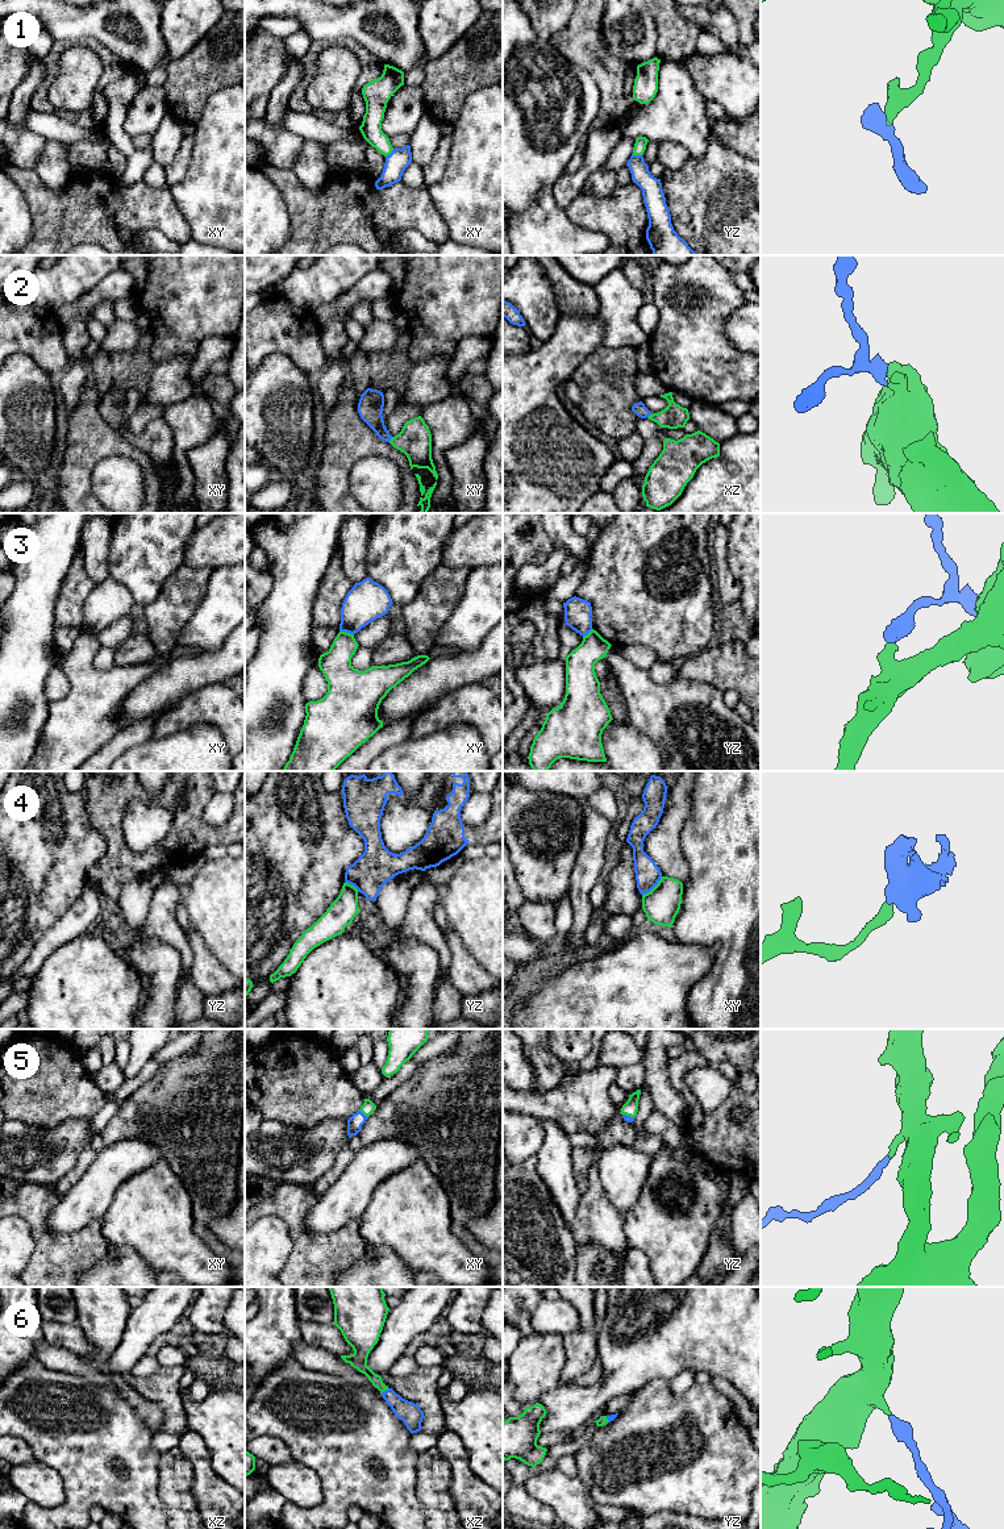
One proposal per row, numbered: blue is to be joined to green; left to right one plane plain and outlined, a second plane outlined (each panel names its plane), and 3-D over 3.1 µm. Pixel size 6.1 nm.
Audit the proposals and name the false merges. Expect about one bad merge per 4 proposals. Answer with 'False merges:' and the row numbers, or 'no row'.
False merges: 3, 4

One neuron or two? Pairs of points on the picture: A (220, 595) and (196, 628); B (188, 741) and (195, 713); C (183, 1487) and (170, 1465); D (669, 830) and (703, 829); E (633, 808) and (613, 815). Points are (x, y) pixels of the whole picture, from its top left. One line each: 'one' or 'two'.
A: one
B: two
C: one
D: two
E: two

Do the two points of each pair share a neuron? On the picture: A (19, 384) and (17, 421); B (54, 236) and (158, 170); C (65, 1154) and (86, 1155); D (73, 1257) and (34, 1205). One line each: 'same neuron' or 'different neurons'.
A: same neuron
B: different neurons
C: different neurons
D: same neuron

